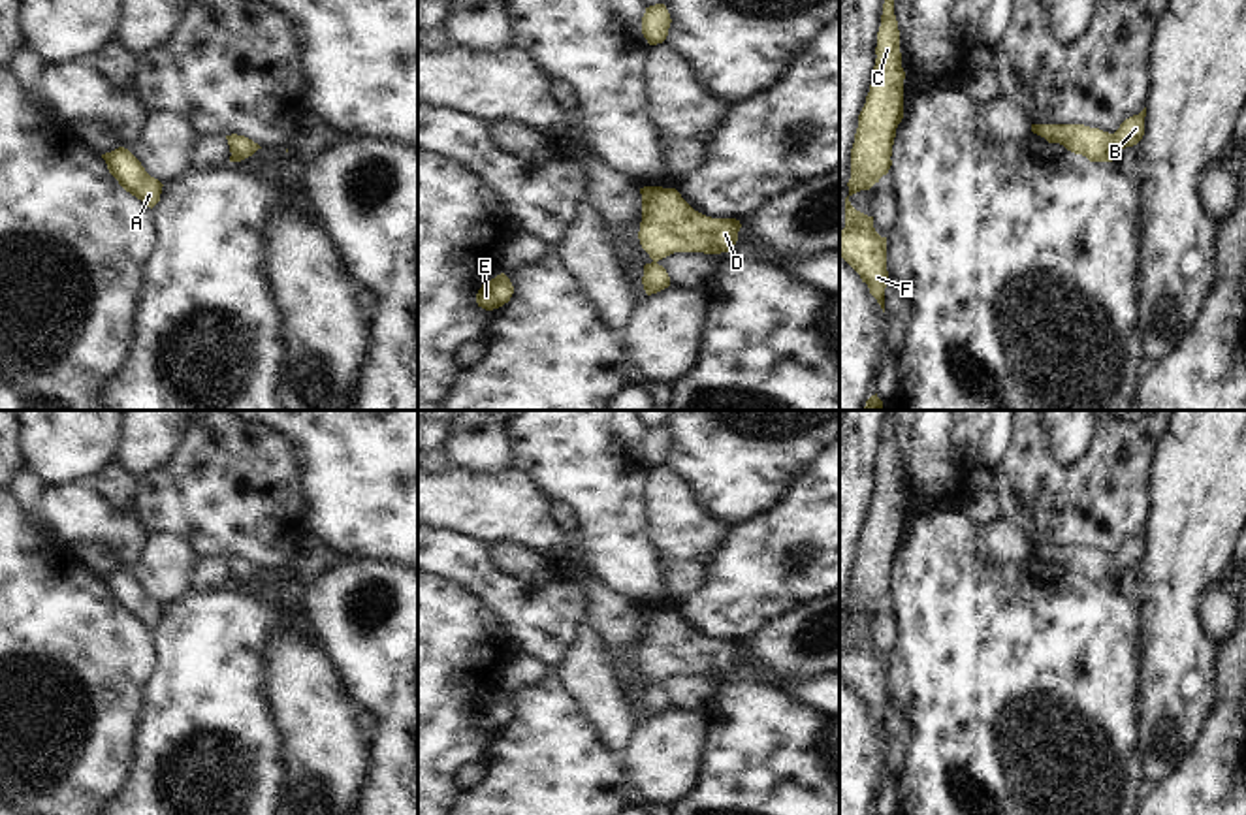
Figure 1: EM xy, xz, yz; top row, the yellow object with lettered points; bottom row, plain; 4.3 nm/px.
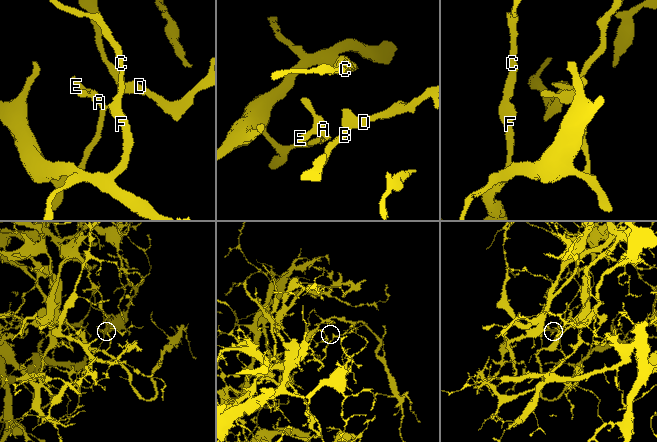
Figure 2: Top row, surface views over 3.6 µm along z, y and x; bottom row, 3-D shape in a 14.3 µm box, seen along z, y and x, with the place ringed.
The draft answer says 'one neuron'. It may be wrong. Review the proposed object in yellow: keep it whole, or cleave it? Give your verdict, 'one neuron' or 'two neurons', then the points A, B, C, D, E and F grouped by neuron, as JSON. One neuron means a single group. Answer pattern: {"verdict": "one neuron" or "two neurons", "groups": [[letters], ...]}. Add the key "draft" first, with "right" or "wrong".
{"draft": "right", "verdict": "one neuron", "groups": [["A", "B", "C", "D", "E", "F"]]}

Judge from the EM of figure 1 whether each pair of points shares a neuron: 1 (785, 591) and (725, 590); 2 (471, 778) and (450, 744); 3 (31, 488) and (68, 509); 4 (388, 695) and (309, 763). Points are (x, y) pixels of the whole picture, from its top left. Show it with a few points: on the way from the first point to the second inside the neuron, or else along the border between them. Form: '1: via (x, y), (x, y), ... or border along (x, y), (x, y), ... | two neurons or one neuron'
1: via (770, 590), (740, 590) | one neuron
2: border along (479, 759), (456, 768), (452, 785), (458, 791) | two neurons
3: border along (46, 486), (40, 501), (29, 512) | two neurons
4: border along (335, 671), (358, 710) | two neurons

